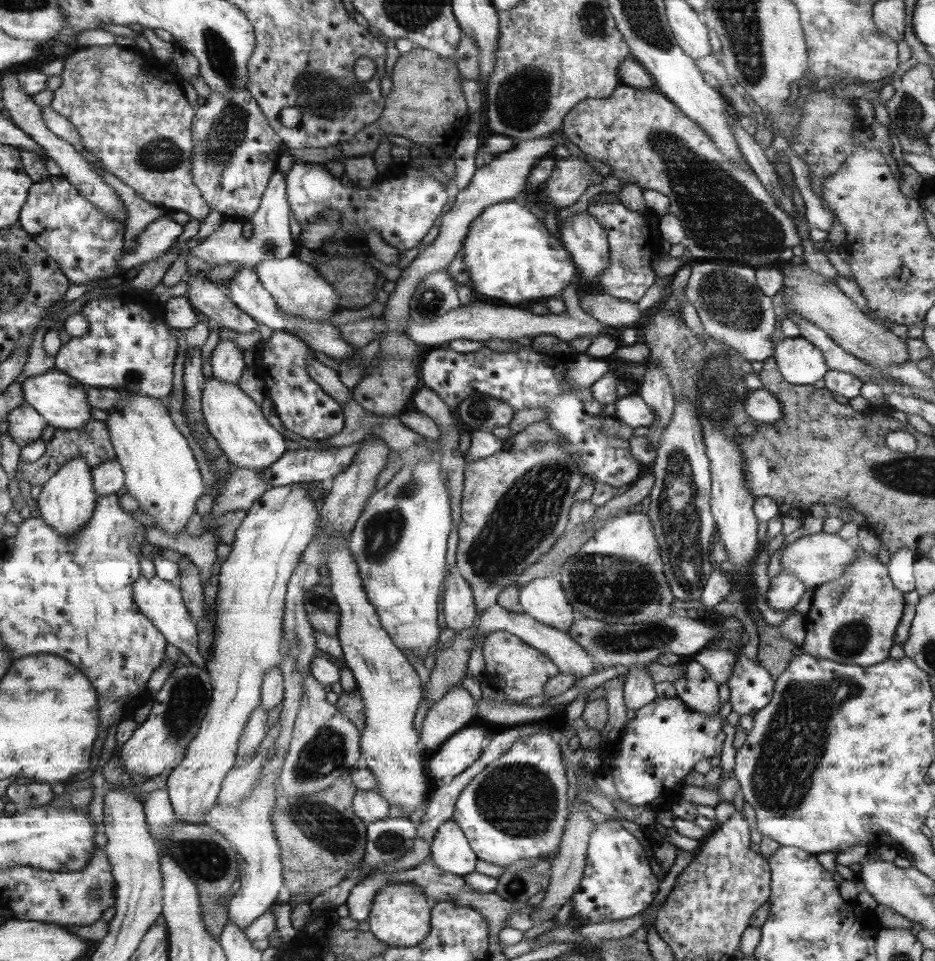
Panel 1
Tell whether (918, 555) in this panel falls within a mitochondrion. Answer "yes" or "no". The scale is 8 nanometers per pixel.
no

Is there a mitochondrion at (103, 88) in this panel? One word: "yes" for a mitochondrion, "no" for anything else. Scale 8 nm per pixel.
no

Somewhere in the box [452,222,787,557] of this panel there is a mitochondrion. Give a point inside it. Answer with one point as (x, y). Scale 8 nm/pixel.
(729, 299)

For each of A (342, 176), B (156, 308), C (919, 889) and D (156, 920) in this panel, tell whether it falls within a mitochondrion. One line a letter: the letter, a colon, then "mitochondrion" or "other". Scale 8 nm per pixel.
A: other
B: other
C: mitochondrion
D: other

